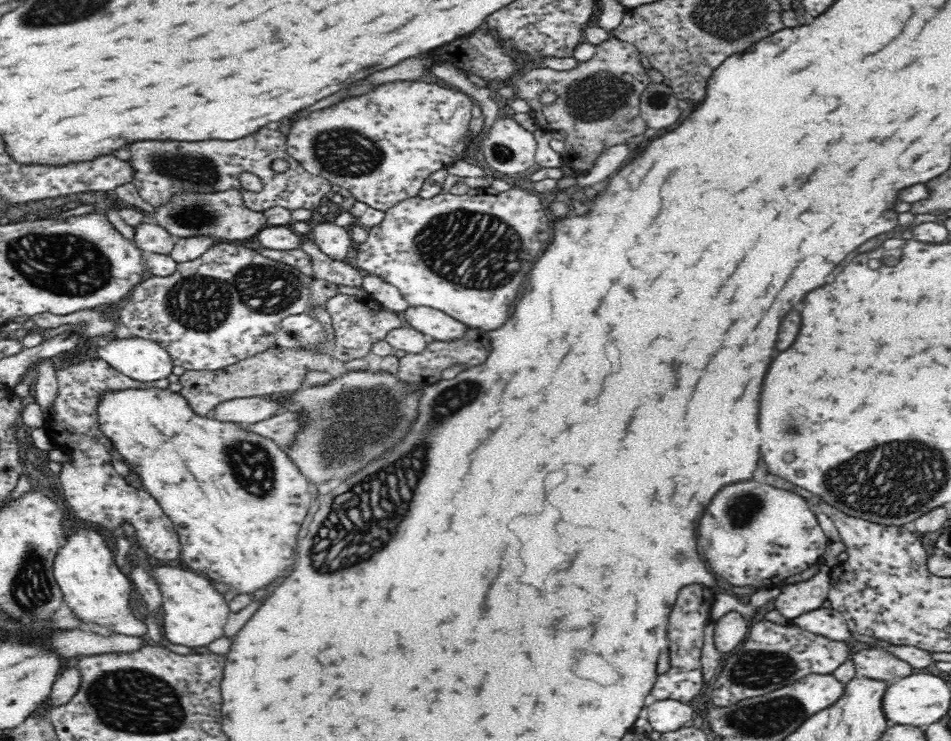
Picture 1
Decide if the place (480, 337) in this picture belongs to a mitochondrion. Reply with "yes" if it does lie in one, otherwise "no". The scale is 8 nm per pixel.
no

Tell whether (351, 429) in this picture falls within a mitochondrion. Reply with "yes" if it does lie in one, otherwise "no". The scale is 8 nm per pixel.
yes

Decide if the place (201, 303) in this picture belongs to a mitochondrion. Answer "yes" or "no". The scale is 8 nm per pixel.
yes

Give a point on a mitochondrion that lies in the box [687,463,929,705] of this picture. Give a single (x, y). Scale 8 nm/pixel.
(757, 670)

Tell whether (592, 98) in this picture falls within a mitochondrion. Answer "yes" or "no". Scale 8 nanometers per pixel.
yes

